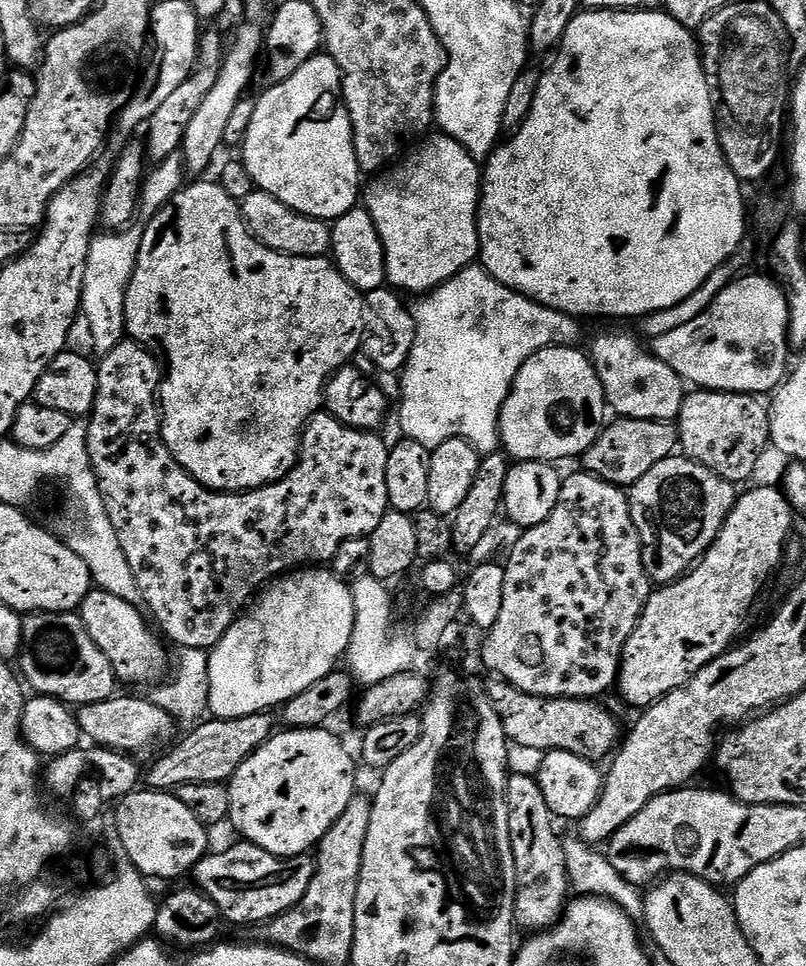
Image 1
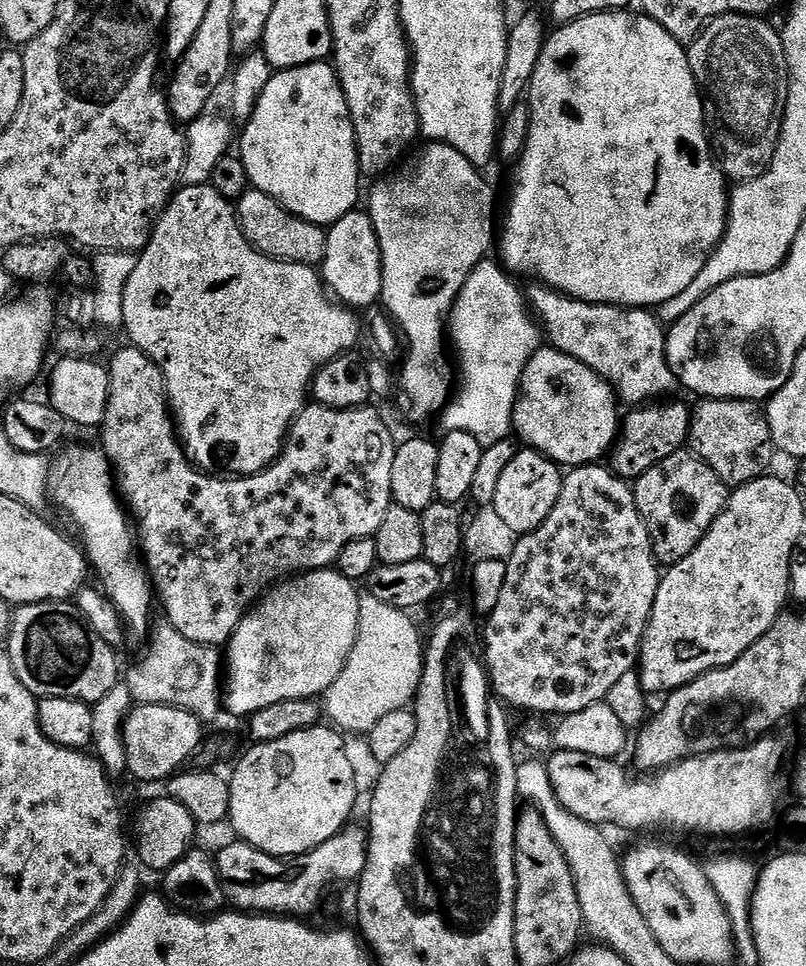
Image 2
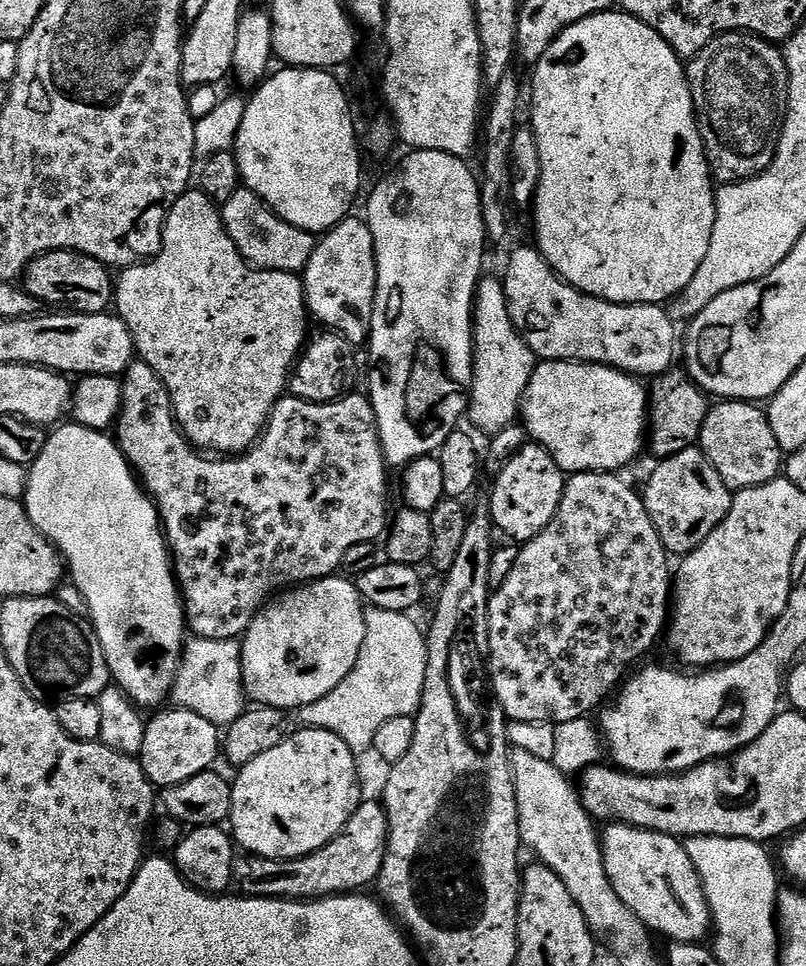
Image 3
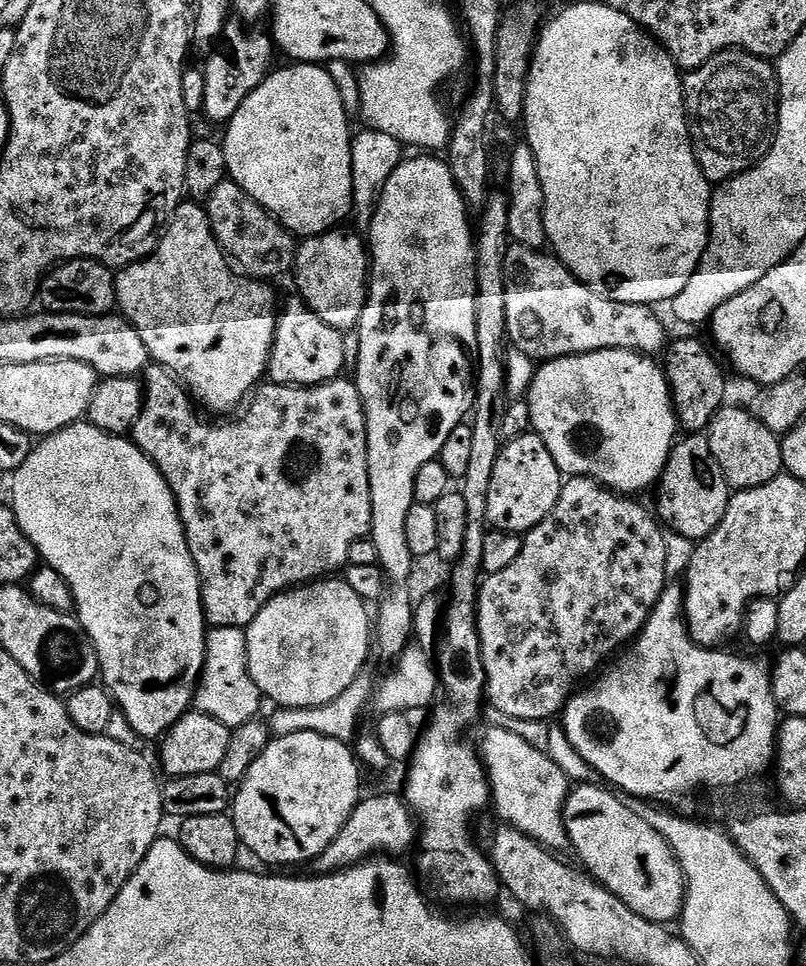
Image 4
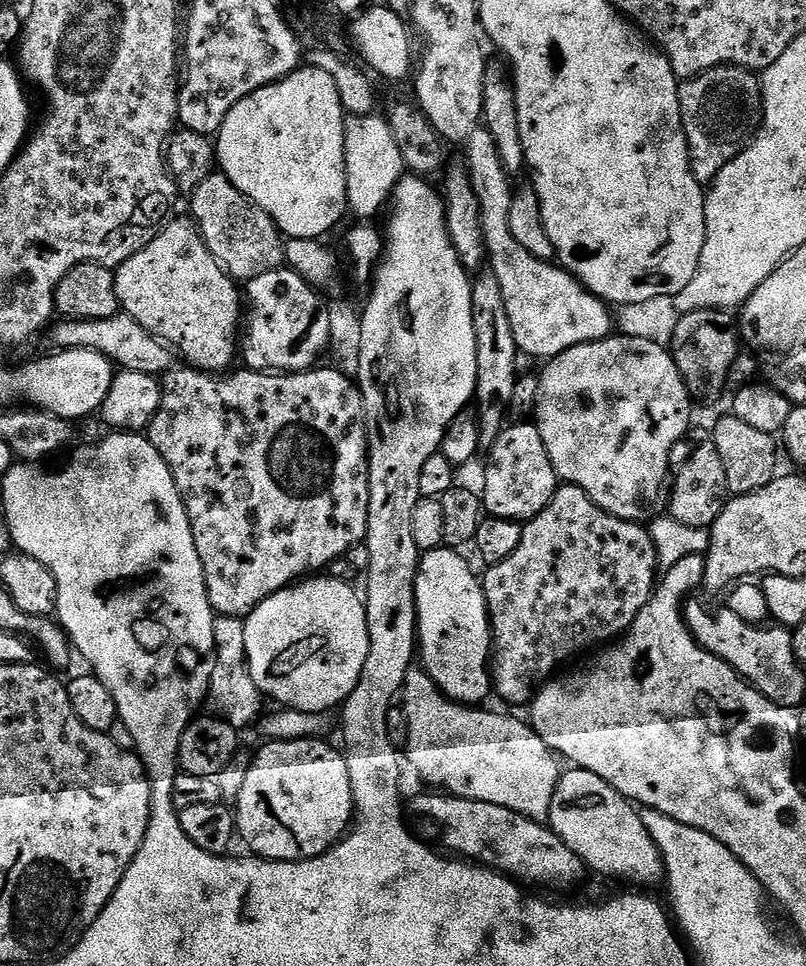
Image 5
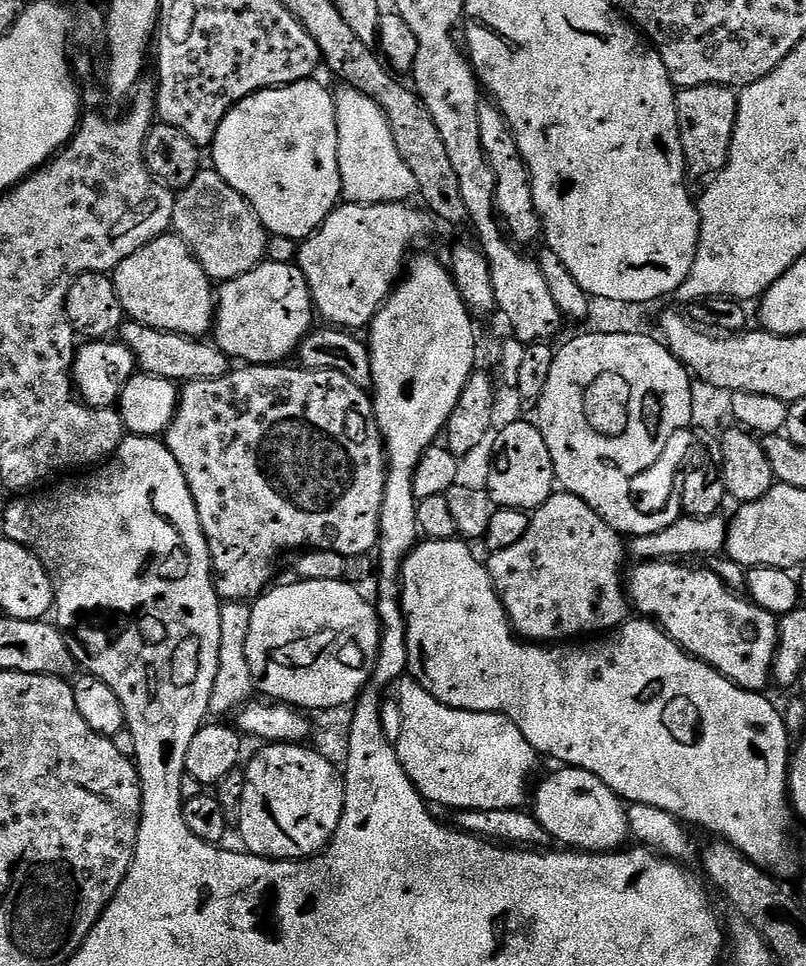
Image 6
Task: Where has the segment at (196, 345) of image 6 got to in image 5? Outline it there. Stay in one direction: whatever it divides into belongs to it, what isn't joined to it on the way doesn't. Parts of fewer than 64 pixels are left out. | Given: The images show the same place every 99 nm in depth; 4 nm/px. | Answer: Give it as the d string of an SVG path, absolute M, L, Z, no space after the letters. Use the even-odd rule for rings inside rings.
M117 314L101 320L74 320L64 318L51 329L53 349L85 348L86 350L98 350L98 354L106 354L117 369L125 372L137 372L138 374L150 374L160 378L164 373L174 367L174 352L163 340L159 340L150 330L138 326L134 318Z

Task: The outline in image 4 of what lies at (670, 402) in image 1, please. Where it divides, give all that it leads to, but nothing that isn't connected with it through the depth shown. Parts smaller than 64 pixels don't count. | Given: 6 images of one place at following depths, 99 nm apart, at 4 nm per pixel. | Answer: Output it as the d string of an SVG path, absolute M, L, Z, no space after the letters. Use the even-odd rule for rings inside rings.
M513 243L506 254L504 282L506 330L511 347L534 362L607 348L630 348L655 357L666 347L664 324L649 305L614 302L598 295L547 251L532 251Z

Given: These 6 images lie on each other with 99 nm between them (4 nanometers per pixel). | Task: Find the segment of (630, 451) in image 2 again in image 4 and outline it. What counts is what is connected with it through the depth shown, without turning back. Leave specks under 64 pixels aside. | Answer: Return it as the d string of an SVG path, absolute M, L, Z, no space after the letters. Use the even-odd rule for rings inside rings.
M676 340L673 344L671 341L662 353L662 367L664 376L668 379L668 391L672 393L672 407L676 409L676 422L688 434L707 433L714 414L718 414L718 410L726 404L724 400L725 365L717 359L713 349L709 348L700 340Z

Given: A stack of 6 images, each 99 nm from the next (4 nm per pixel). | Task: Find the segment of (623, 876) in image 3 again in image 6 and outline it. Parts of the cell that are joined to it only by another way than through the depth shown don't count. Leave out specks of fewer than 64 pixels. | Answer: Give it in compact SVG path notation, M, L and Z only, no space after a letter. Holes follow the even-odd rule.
M567 766L561 767L559 770L561 772L546 777L540 785L537 783L534 788L534 804L536 800L534 815L541 826L548 831L549 837L553 841L561 840L564 843L561 845L581 852L614 852L623 849L630 840L625 801L609 790L592 772Z

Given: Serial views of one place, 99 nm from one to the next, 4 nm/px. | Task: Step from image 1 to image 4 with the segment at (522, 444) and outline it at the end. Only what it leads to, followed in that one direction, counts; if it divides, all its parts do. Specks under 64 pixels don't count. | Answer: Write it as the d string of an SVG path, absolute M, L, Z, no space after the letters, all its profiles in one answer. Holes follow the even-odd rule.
M607 348L597 352L543 361L537 367L536 376L528 388L526 403L530 410L532 428L536 435L542 438L542 442L546 442L546 450L554 454L554 462L558 462L560 471L565 477L588 476L591 480L597 480L604 487L621 494L636 494L632 492L644 492L648 487L651 489L659 481L660 475L664 473L668 456L678 440L676 409L672 407L672 393L668 391L668 379L664 376L663 367L653 357L645 356L643 352L633 352L630 348Z

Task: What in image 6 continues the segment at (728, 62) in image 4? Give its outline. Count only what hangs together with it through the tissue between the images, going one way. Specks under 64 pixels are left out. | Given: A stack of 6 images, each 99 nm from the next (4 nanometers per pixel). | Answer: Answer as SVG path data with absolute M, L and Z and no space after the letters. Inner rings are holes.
M707 84L677 91L676 109L680 119L684 159L688 161L688 167L693 173L715 174L728 165L728 156L732 152L732 139L736 129L737 105L737 93L723 84Z

